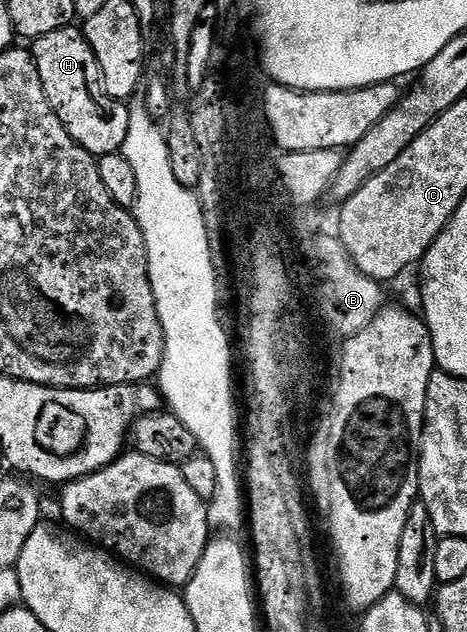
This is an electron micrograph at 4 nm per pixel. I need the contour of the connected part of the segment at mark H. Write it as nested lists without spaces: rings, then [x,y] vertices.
[[[76,26],[59,28],[54,34],[31,41],[30,51],[38,66],[38,78],[42,78],[46,98],[62,126],[66,126],[70,138],[97,158],[120,152],[126,142],[126,130],[130,130],[129,105],[106,94],[98,58],[94,58],[94,50],[90,50],[90,42],[86,42],[83,31]]]

